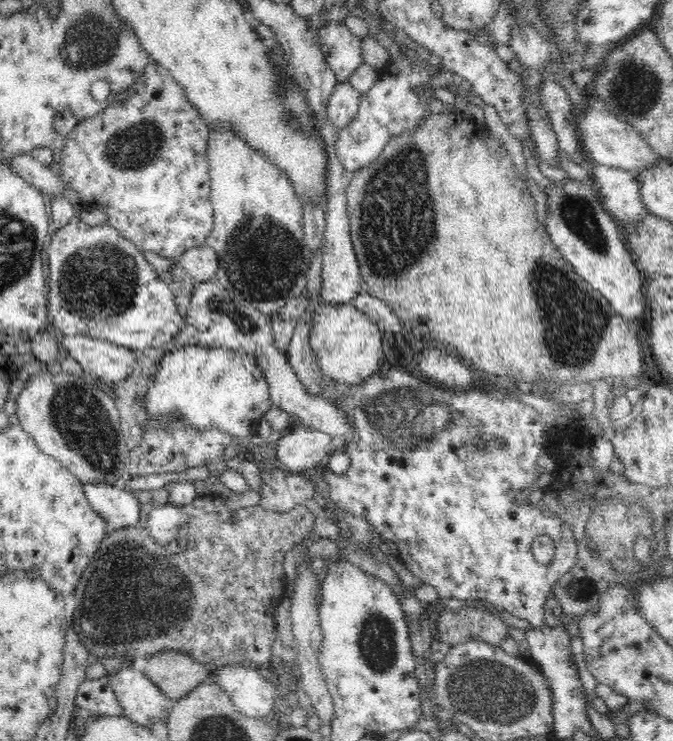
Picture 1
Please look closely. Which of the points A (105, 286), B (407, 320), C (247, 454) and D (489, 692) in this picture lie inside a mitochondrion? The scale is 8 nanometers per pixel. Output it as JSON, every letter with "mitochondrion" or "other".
{"A":"mitochondrion","B":"other","C":"other","D":"mitochondrion"}

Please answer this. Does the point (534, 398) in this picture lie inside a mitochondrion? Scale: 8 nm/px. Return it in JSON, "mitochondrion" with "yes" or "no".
{"mitochondrion":"no"}

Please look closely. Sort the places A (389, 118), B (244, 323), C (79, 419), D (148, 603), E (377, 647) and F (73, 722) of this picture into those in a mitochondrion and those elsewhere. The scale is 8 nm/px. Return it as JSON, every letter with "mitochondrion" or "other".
{"A":"other","B":"mitochondrion","C":"mitochondrion","D":"mitochondrion","E":"mitochondrion","F":"other"}

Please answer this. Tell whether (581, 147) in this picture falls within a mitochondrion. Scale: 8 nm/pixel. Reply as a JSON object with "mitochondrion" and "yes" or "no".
{"mitochondrion":"no"}

